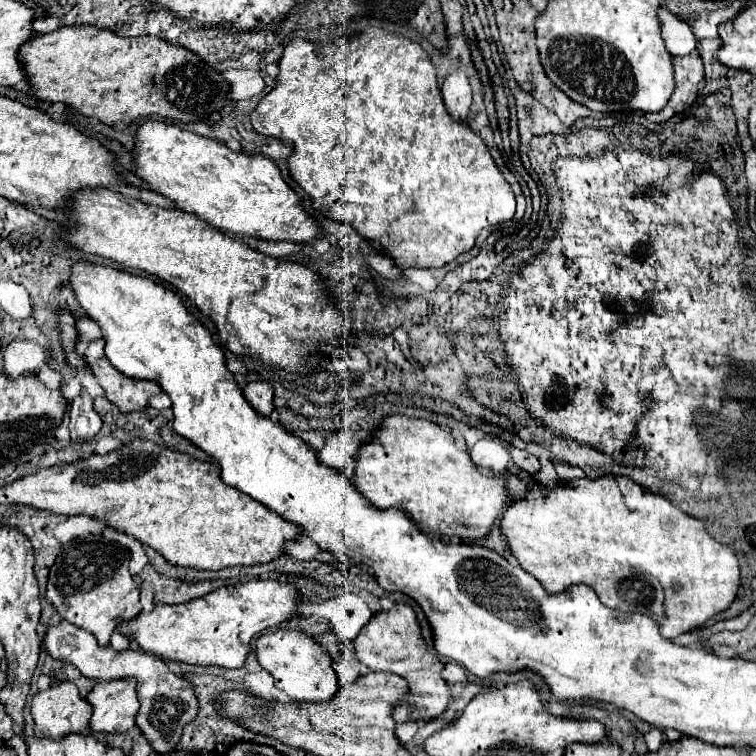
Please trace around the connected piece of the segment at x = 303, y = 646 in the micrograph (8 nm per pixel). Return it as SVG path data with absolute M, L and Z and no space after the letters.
M277 629L263 633L257 639L257 661L273 675L275 687L285 691L293 701L329 701L339 691L337 671L331 665L329 653L303 631Z

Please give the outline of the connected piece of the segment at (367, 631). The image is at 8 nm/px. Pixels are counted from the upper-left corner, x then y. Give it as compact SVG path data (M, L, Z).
M397 603L387 611L379 611L371 617L371 621L359 631L359 635L351 641L355 657L367 665L371 671L391 671L403 679L407 679L407 699L403 699L393 709L393 719L397 723L405 721L431 721L439 717L451 699L447 683L441 679L443 663L437 661L437 655L431 655L427 651L427 643L421 637L419 621L415 617L415 611L405 605Z

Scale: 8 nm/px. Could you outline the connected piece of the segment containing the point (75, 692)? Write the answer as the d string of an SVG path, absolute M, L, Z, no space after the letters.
M61 681L57 685L53 685L47 691L39 691L33 695L33 703L31 703L31 717L35 721L33 729L37 735L41 737L49 737L49 739L59 739L67 733L81 733L85 731L85 727L89 725L91 719L91 705L79 695L79 689L75 687L75 683L71 681Z

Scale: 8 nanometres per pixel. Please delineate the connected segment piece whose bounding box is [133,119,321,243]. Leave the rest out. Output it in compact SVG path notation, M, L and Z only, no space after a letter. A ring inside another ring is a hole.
M145 121L135 133L135 149L133 149L135 175L149 185L151 191L163 195L173 201L173 205L181 211L195 213L207 225L233 235L249 235L257 239L271 241L291 241L305 243L313 237L319 237L317 223L303 211L299 195L283 181L281 171L275 161L265 155L245 155L231 151L225 143L201 137L193 131L179 129L175 123L165 121Z

